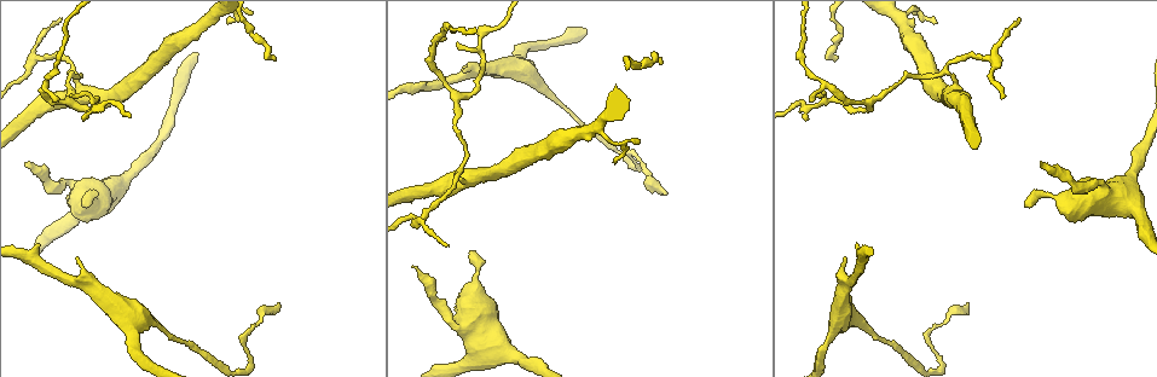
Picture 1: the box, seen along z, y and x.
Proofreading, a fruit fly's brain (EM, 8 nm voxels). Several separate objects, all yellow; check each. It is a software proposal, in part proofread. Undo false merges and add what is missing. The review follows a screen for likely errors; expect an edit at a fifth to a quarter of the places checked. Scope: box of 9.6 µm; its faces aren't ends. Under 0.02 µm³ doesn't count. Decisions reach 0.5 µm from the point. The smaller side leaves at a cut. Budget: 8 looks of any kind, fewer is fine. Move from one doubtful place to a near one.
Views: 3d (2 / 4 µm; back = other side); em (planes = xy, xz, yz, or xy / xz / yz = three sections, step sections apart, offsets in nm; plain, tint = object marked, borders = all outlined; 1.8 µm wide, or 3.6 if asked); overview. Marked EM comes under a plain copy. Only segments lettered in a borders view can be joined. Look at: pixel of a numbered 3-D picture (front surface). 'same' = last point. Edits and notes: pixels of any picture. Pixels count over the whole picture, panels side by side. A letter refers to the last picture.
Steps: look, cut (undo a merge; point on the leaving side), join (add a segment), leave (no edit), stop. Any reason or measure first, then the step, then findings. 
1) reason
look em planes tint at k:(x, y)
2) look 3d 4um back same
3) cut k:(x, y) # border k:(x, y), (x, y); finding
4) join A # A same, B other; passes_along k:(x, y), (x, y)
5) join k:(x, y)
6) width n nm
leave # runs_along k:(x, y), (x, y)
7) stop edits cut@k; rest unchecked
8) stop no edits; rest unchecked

look 3d 2um at 1:(455, 94)

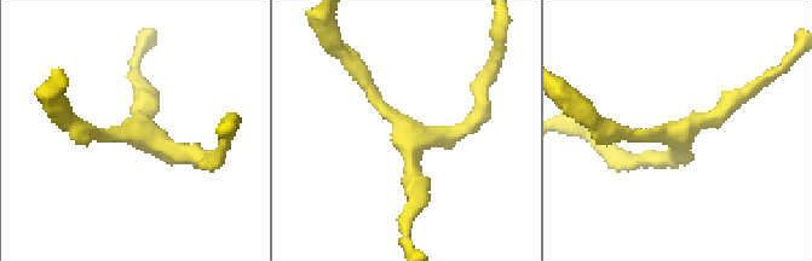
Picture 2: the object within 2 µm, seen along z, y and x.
arms 3
look em planes tint at 2:(406, 134)

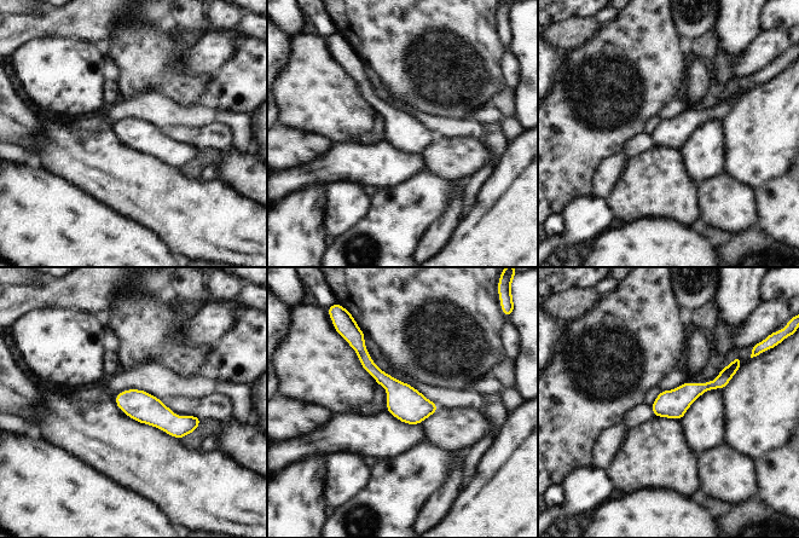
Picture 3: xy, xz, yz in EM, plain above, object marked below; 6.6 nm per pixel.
what lies round it
look em planes borders same

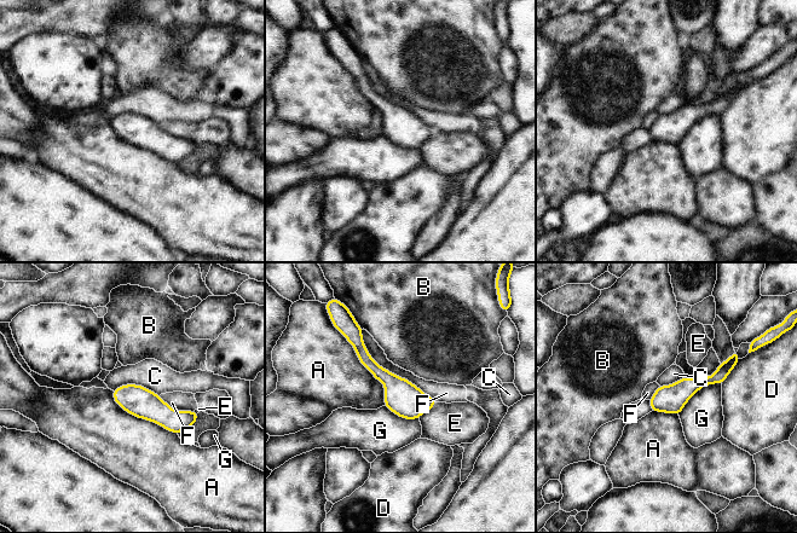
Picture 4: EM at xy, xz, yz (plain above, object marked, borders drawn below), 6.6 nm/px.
leave # A other, B other, C other, D other, E other, F other, G other; border 4:(111, 390), (126, 411), (177, 434); all the same neuron

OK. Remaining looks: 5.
branch stops here
look em planes borders at 1:(1024, 202)

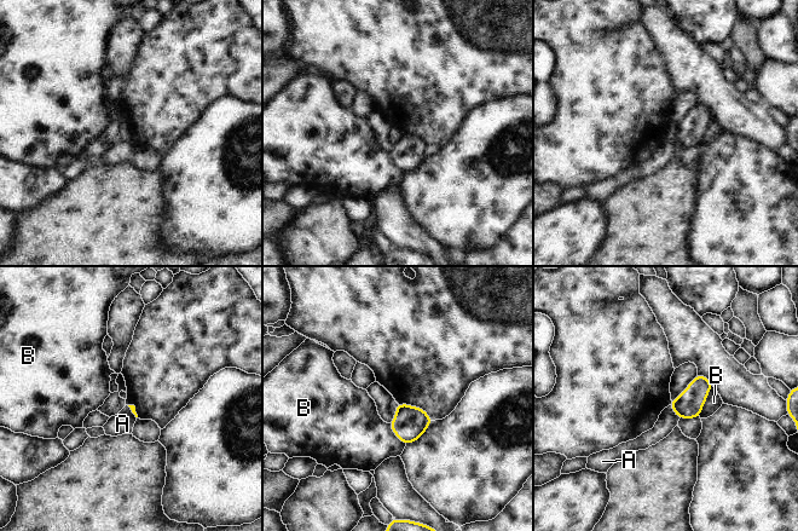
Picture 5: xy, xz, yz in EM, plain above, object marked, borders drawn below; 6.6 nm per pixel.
leave # A other, B other; border 5:(669, 405), (680, 417); no lettered segment goes on from it

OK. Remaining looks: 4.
an open end
look 3d 4um back at 1:(25, 163)

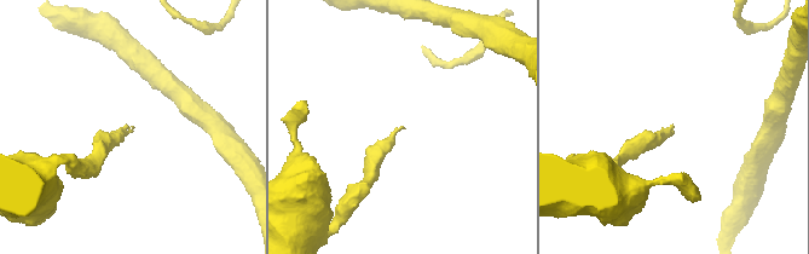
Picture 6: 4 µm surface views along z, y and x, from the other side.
look em xz step 4 borders at 6:(671, 125)

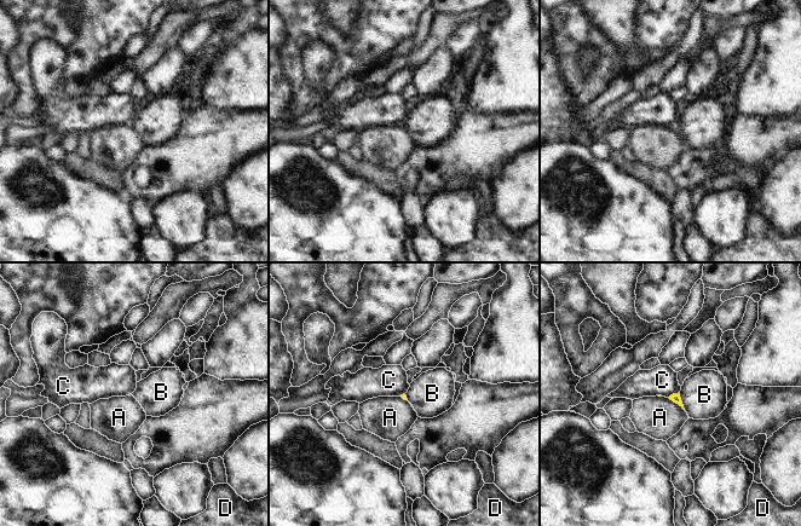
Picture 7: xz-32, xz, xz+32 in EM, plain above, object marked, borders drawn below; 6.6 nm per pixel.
look em yz step 4 borders same

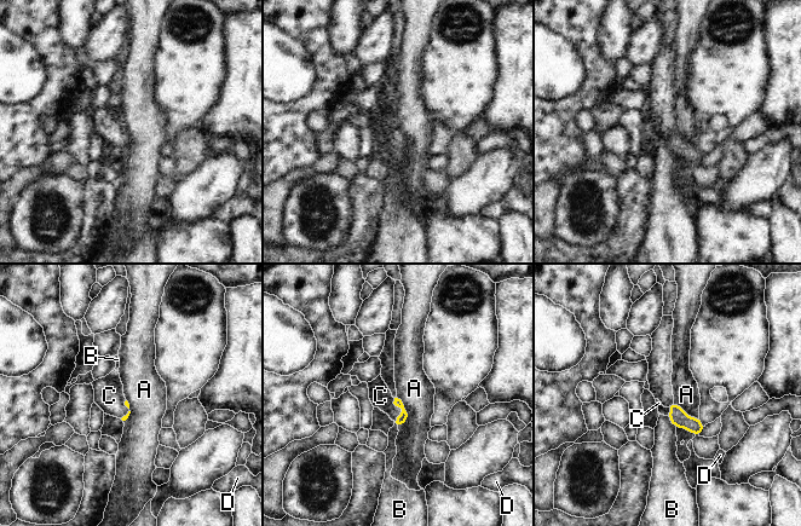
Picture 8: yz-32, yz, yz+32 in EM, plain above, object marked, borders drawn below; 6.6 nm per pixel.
join C # A other, B other, C same, D other; passes_along 8:(403, 415), (401, 408), (380, 396); the neuron continues

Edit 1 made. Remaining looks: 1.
stop edits join@8; rest unchecked

